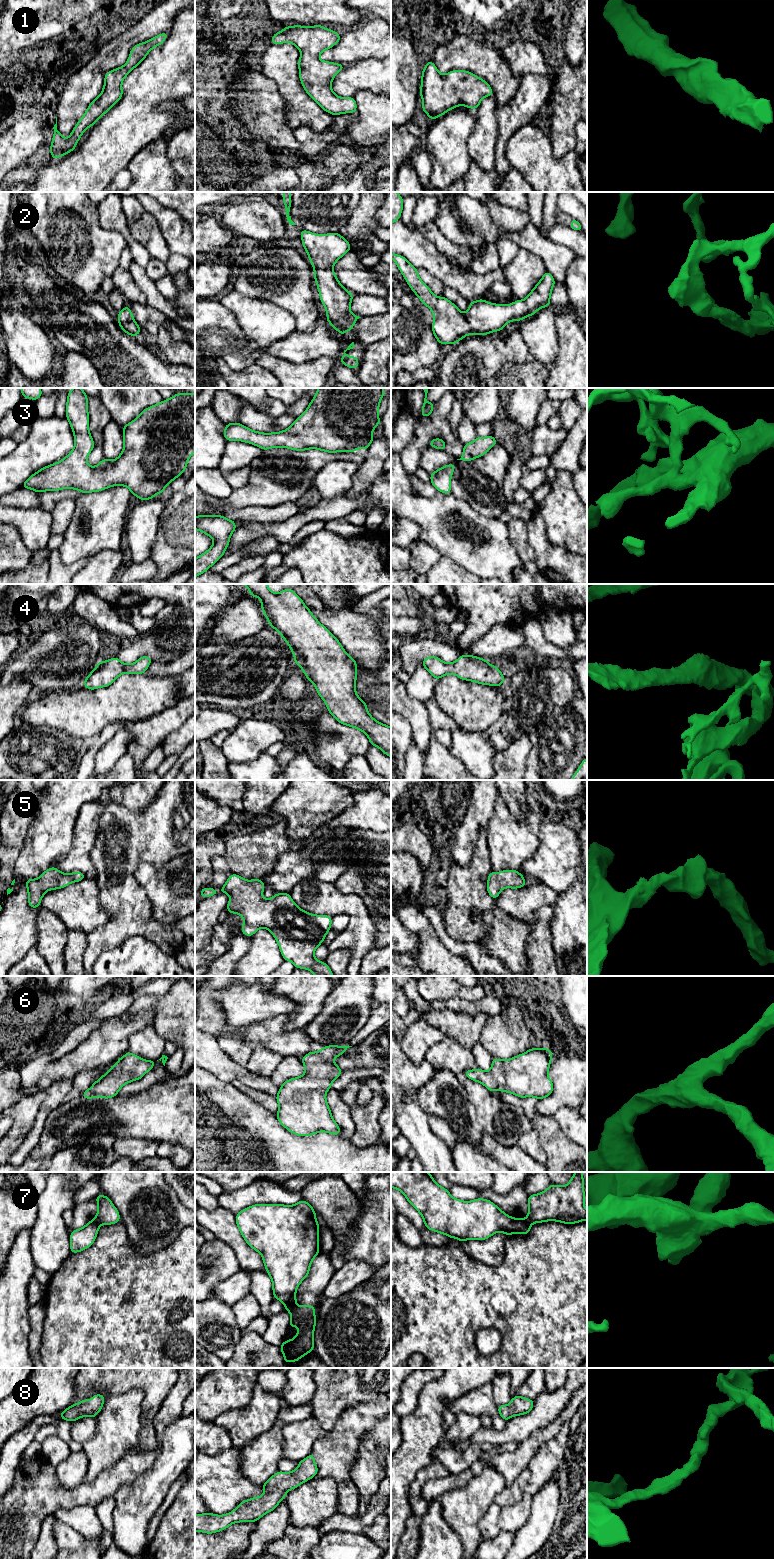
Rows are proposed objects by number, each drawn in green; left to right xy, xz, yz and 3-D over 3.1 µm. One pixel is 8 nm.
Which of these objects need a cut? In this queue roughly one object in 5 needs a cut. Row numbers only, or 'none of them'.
7

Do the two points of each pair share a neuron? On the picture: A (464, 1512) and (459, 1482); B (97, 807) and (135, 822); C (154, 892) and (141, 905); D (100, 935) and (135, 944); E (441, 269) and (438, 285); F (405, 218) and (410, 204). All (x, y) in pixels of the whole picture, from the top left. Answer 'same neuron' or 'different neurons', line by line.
A: different neurons
B: different neurons
C: different neurons
D: different neurons
E: different neurons
F: same neuron

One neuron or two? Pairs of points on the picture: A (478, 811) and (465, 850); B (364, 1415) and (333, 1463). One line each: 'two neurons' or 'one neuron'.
A: one neuron
B: one neuron

